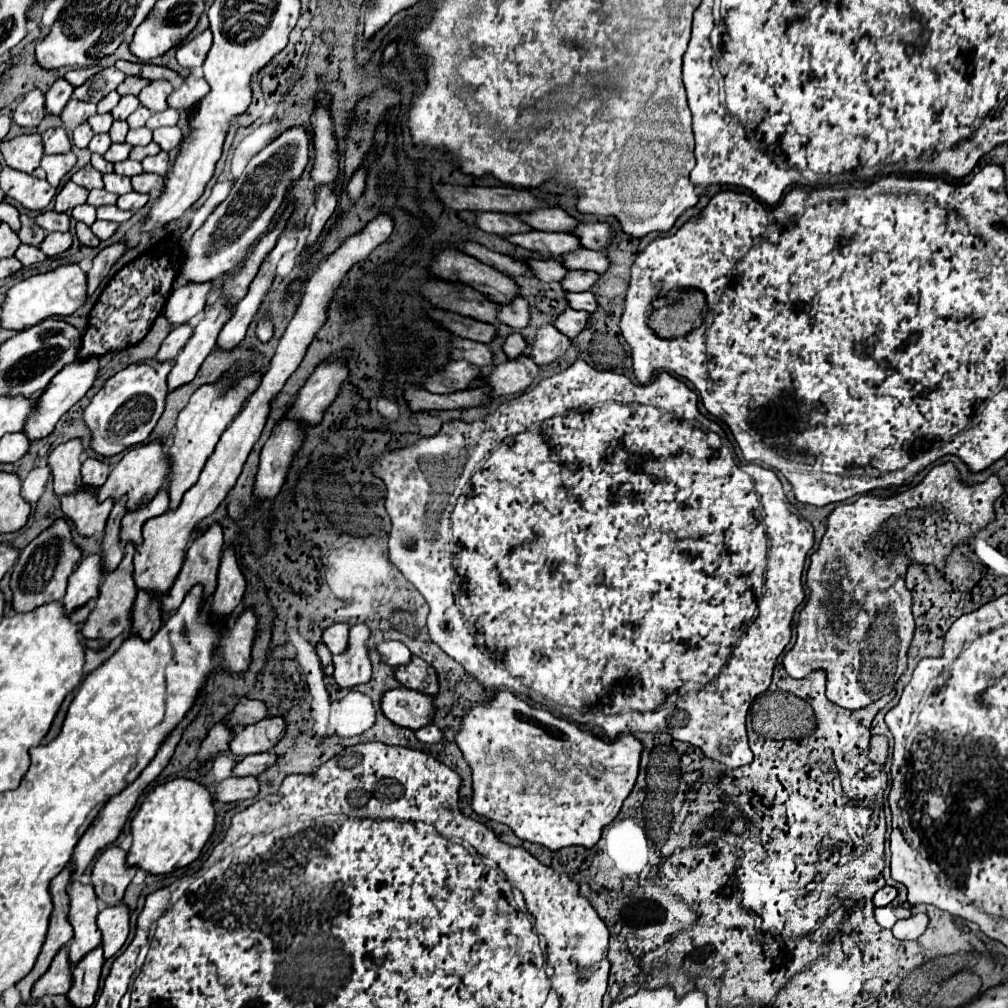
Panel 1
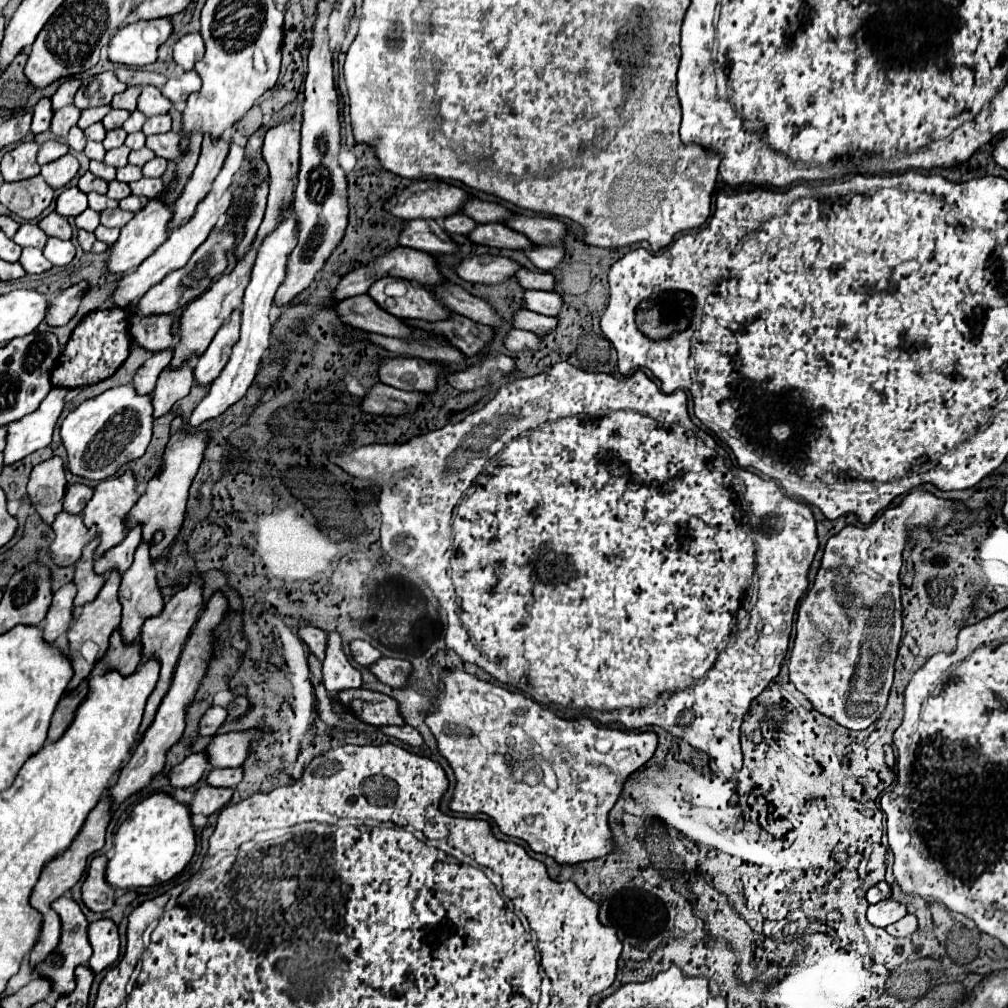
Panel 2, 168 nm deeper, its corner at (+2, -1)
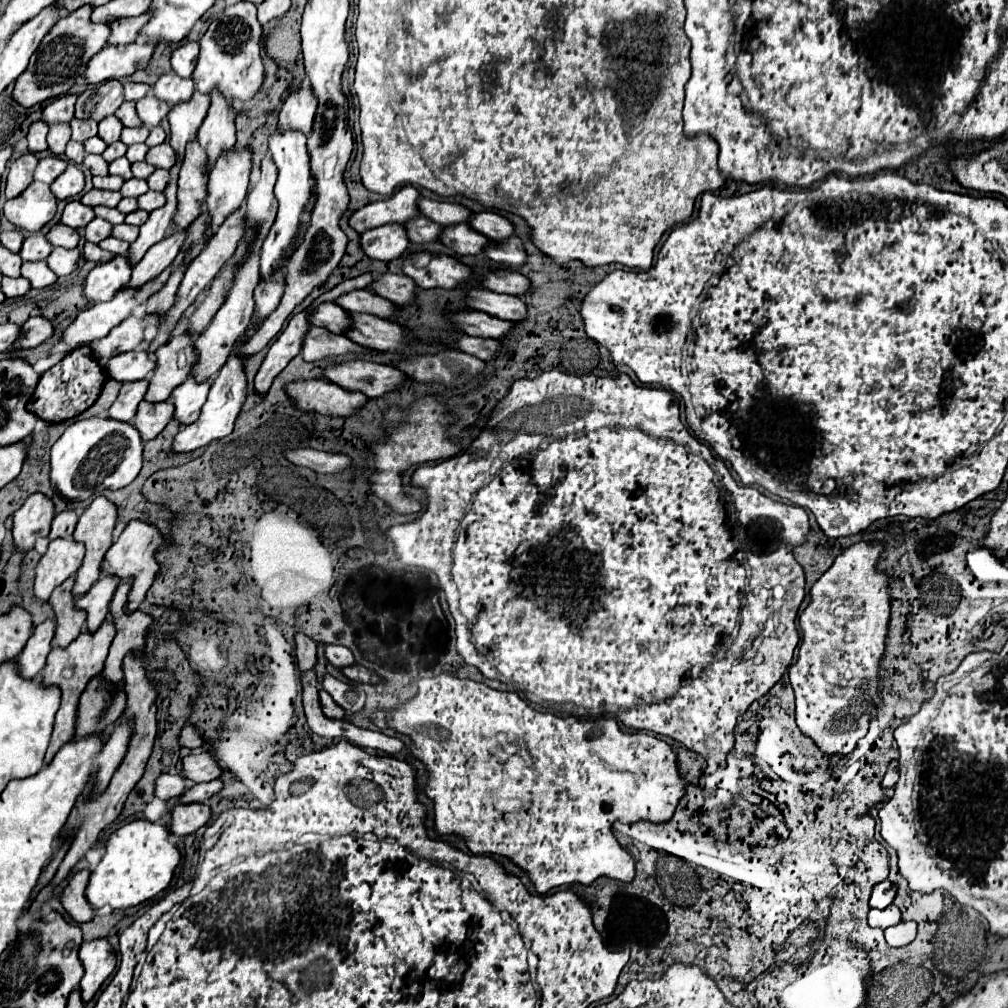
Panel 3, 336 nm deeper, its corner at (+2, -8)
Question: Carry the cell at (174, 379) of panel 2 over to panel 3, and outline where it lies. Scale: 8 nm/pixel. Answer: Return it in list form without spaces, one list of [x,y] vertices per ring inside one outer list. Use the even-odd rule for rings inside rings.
[[[141,402],[135,420],[131,424],[135,424],[135,430],[143,436],[143,442],[147,442],[153,440],[167,426],[171,418],[173,418],[171,402],[163,402],[163,404]]]

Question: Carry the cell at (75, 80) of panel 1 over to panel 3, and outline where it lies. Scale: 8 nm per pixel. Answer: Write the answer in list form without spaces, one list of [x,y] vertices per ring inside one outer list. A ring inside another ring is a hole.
[[[59,96],[51,100],[43,108],[43,120],[47,124],[57,124],[57,122],[69,122],[73,118],[73,106],[75,106],[77,96]]]

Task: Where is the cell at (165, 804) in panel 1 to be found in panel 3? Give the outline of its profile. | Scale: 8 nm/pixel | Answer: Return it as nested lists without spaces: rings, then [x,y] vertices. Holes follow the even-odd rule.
[[[135,820],[115,830],[107,844],[99,864],[91,870],[91,878],[85,888],[85,898],[93,910],[111,906],[113,910],[125,910],[137,906],[161,890],[165,890],[173,878],[173,870],[179,864],[179,850],[169,842],[167,824],[155,824],[147,820]]]

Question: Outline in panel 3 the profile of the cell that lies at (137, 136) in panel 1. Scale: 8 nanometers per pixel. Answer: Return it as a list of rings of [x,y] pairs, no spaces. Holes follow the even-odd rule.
[[[133,144],[133,146],[129,146],[129,150],[127,150],[127,160],[129,162],[141,162],[141,160],[145,160],[145,154],[147,154],[147,146],[145,144]]]

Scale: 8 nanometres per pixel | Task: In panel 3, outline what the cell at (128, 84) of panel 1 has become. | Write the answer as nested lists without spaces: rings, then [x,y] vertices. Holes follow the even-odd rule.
[[[125,102],[125,104],[121,104],[121,108],[115,112],[115,116],[123,122],[123,126],[141,126],[141,124],[143,124],[143,122],[139,120],[139,116],[137,116],[135,102]]]

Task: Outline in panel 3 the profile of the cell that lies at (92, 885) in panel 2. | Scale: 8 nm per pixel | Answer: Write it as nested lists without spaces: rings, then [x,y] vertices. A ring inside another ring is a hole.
[[[89,870],[75,872],[67,882],[67,886],[61,890],[61,904],[75,922],[89,922],[95,914],[95,910],[87,904],[85,898],[85,886],[89,882],[89,874],[91,874]]]

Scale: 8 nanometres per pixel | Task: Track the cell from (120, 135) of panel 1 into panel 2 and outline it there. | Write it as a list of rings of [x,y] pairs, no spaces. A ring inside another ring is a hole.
[[[113,129],[113,131],[107,131],[107,137],[103,139],[103,147],[105,149],[115,149],[115,147],[121,147],[125,143],[125,137],[127,133],[123,129]]]

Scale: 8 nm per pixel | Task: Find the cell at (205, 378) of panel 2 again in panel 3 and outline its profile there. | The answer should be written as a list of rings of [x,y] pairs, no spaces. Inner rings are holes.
[[[187,378],[181,386],[177,386],[169,398],[175,406],[173,420],[177,420],[179,426],[193,424],[199,418],[201,406],[207,400],[207,392],[209,392],[209,382],[197,384],[191,378]]]

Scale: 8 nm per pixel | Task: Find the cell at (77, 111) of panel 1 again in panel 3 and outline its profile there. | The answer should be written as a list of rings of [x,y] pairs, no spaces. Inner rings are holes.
[[[55,124],[55,126],[49,126],[49,134],[47,134],[49,150],[51,150],[55,156],[63,156],[65,146],[67,146],[67,142],[69,142],[69,136],[71,136],[69,124]]]

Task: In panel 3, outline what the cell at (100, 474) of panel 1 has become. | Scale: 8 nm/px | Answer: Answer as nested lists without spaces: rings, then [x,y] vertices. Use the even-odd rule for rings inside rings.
[[[67,510],[67,512],[57,514],[57,516],[53,518],[51,532],[49,532],[47,540],[55,540],[55,538],[71,538],[75,524],[77,524],[77,512],[75,512],[75,510]]]

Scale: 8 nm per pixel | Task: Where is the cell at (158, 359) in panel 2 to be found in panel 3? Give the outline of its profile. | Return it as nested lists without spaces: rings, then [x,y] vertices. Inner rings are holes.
[[[137,380],[137,382],[131,382],[131,384],[123,384],[117,400],[107,410],[107,418],[123,420],[123,422],[133,420],[135,412],[137,412],[137,406],[143,400],[145,392],[147,392],[147,380]]]

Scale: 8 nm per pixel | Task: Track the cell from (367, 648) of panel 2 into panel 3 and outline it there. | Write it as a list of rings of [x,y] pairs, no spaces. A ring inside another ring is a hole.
[[[333,644],[333,646],[325,646],[325,658],[329,664],[337,666],[337,668],[345,668],[355,664],[355,658],[351,654],[349,648],[341,646],[341,644]]]

